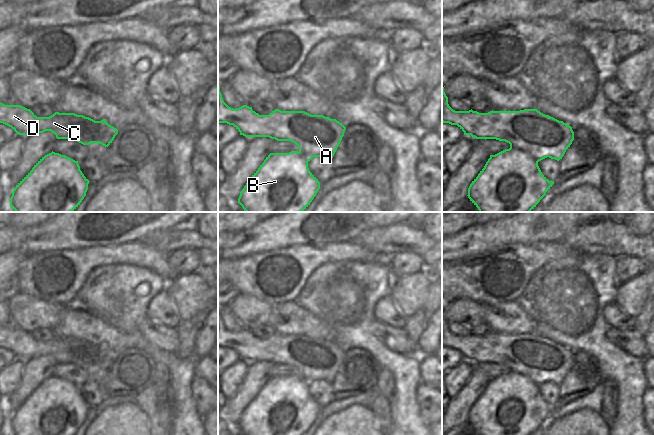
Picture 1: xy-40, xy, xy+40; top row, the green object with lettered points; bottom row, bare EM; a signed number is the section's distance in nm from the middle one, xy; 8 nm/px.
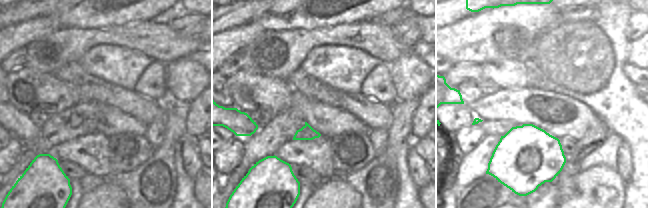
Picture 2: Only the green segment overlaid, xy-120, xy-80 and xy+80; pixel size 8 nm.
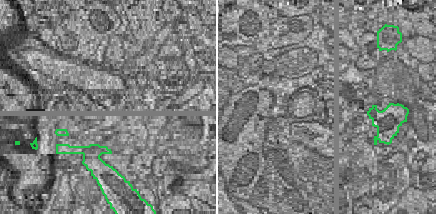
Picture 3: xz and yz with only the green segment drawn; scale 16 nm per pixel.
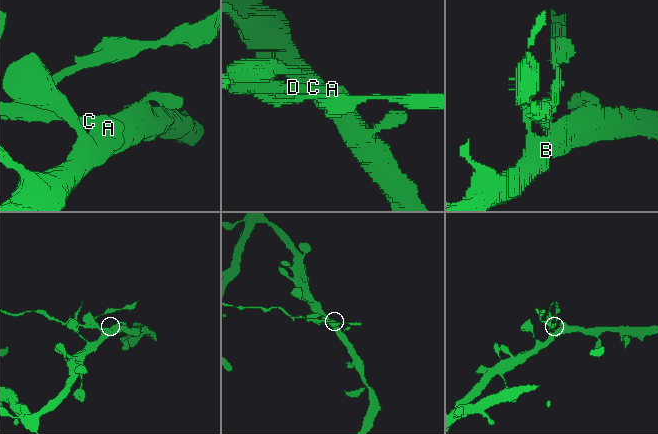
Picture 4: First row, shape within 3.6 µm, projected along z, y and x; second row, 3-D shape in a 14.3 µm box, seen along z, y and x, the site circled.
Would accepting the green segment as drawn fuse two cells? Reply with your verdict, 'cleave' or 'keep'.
cleave

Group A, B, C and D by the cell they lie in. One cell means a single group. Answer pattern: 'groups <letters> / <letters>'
groups A B / C D

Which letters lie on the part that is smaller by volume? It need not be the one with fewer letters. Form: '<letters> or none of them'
C, D

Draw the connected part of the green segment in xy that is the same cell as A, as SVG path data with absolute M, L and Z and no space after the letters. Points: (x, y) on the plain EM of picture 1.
M297 349L287 355L277 365L291 365L299 374L270 377L240 416L238 427L244 435L304 435L320 413L320 406L310 396L308 386L313 381L332 383L341 364L341 360L327 357L317 349Z

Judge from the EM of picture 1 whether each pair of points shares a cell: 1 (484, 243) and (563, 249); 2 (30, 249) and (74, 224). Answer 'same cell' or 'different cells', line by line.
1: different cells
2: same cell

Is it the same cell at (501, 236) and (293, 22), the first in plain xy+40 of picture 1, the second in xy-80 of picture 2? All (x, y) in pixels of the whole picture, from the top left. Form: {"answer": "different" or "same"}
{"answer": "same"}

